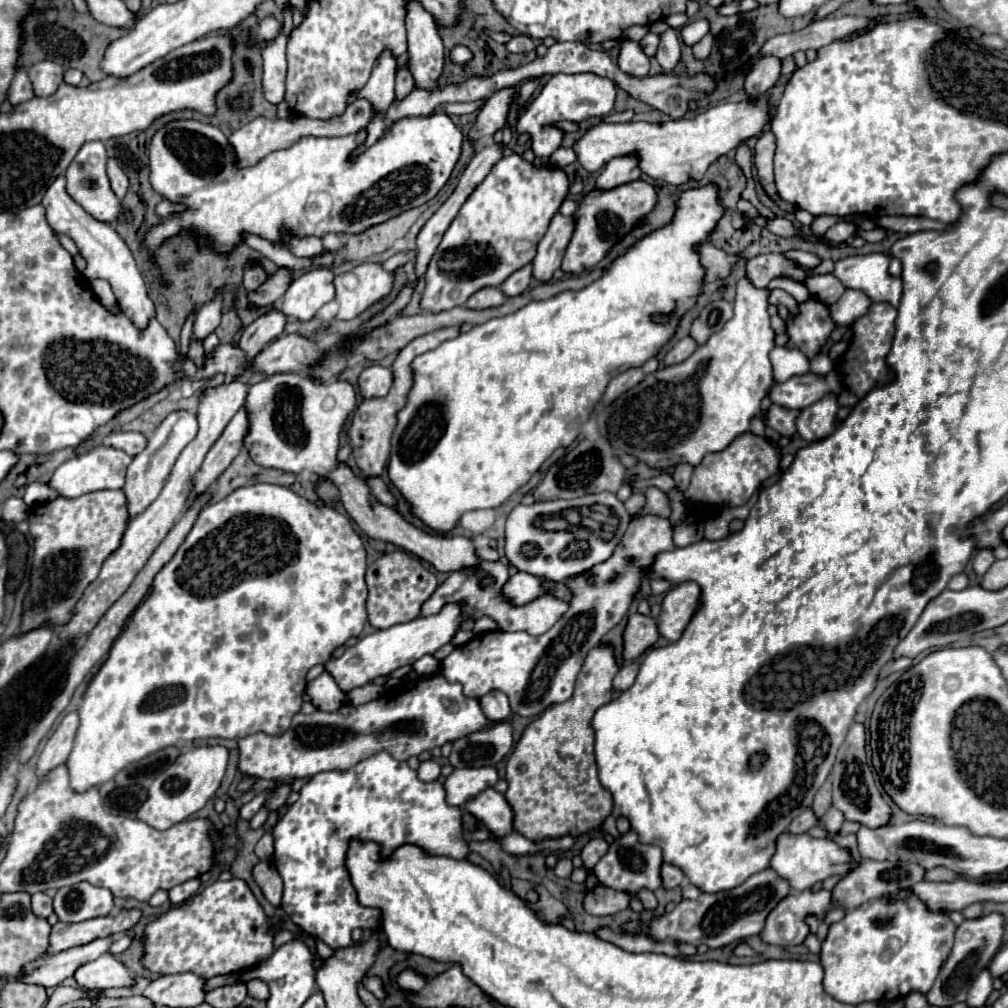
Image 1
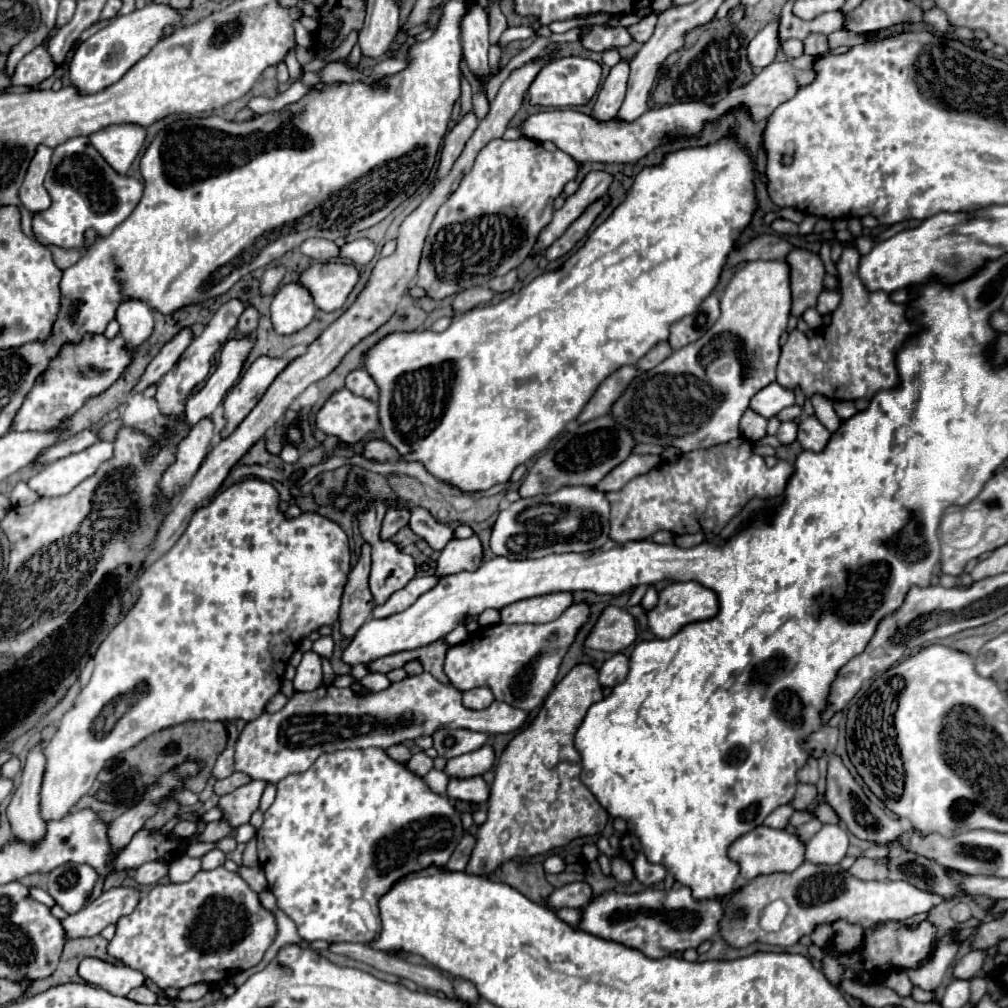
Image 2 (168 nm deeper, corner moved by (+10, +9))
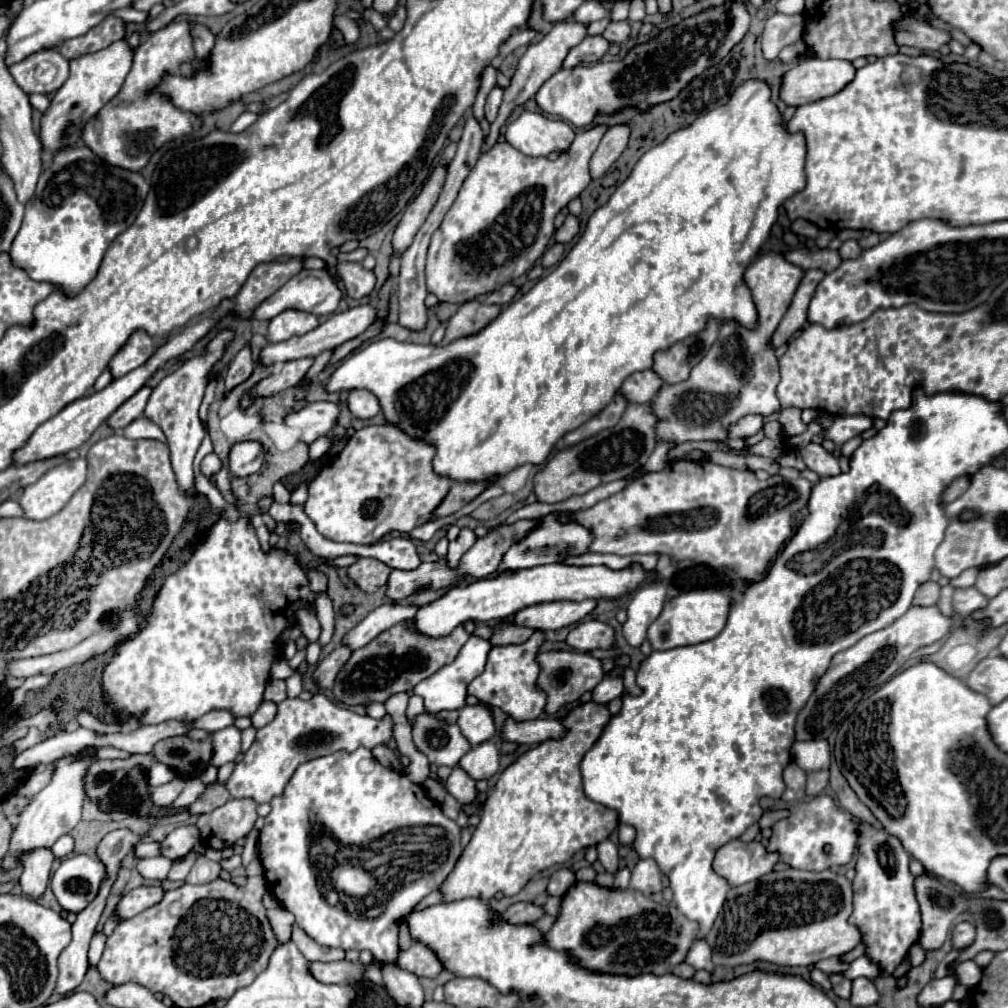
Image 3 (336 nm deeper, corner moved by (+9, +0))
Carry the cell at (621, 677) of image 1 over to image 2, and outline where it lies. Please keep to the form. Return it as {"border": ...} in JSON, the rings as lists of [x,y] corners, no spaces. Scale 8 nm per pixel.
{"border":[[[615,654],[599,668],[599,682],[601,686],[613,688],[615,684],[625,680],[627,672],[629,672],[629,660],[623,654]]]}

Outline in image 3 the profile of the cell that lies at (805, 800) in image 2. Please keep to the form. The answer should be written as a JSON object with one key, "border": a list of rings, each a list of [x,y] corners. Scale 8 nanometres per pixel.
{"border":[[[826,769],[808,773],[808,785],[806,785],[806,793],[808,795],[812,795],[812,797],[820,795],[826,785],[828,785],[828,771]]]}

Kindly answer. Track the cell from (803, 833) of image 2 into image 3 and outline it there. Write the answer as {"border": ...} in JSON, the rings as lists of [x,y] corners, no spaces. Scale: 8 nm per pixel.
{"border":[[[818,795],[806,801],[788,803],[790,815],[772,825],[772,837],[768,839],[768,851],[780,855],[780,861],[802,871],[824,871],[846,865],[854,851],[860,833],[860,821],[828,795]]]}

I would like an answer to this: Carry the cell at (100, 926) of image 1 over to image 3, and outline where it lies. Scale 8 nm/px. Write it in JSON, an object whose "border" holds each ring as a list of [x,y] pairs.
{"border":[[[136,887],[132,891],[128,891],[118,907],[116,907],[116,913],[118,913],[118,919],[130,919],[134,915],[138,915],[140,911],[156,905],[162,901],[164,897],[164,889],[162,887]]]}

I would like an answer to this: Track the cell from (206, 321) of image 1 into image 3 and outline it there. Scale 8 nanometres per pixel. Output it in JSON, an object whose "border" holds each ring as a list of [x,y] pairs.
{"border":[[[142,387],[138,393],[134,393],[124,405],[120,405],[120,407],[106,419],[106,425],[110,425],[112,429],[122,429],[122,427],[130,425],[134,419],[142,417],[150,393],[152,393],[150,387]]]}

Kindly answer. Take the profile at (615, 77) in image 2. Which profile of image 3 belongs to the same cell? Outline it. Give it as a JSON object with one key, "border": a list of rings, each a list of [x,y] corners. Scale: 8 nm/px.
{"border":[[[594,127],[594,129],[590,129],[590,131],[578,133],[578,135],[574,137],[572,145],[570,145],[556,161],[550,161],[548,157],[528,157],[528,155],[522,155],[522,153],[520,153],[518,149],[514,149],[510,143],[496,143],[488,153],[480,155],[480,159],[478,159],[476,165],[472,167],[472,173],[466,177],[464,185],[460,187],[460,193],[458,193],[454,205],[450,207],[450,211],[448,211],[446,217],[444,217],[444,221],[440,223],[440,227],[434,231],[434,235],[432,235],[432,239],[430,239],[428,257],[426,257],[426,269],[424,269],[428,291],[434,293],[440,301],[466,303],[466,301],[476,299],[478,295],[496,291],[496,281],[498,281],[498,289],[500,289],[504,283],[508,283],[508,281],[512,281],[512,279],[524,275],[526,271],[530,271],[530,267],[534,265],[534,261],[546,251],[546,247],[548,247],[548,243],[550,243],[550,239],[552,239],[552,235],[554,235],[554,231],[556,231],[556,229],[554,229],[554,217],[562,211],[562,207],[566,207],[572,199],[576,199],[576,197],[588,187],[588,183],[592,181],[592,179],[590,179],[590,173],[588,173],[588,161],[590,161],[592,153],[596,151],[596,147],[598,147],[598,143],[600,143],[600,139],[602,139],[604,133],[606,133],[606,127]]]}

